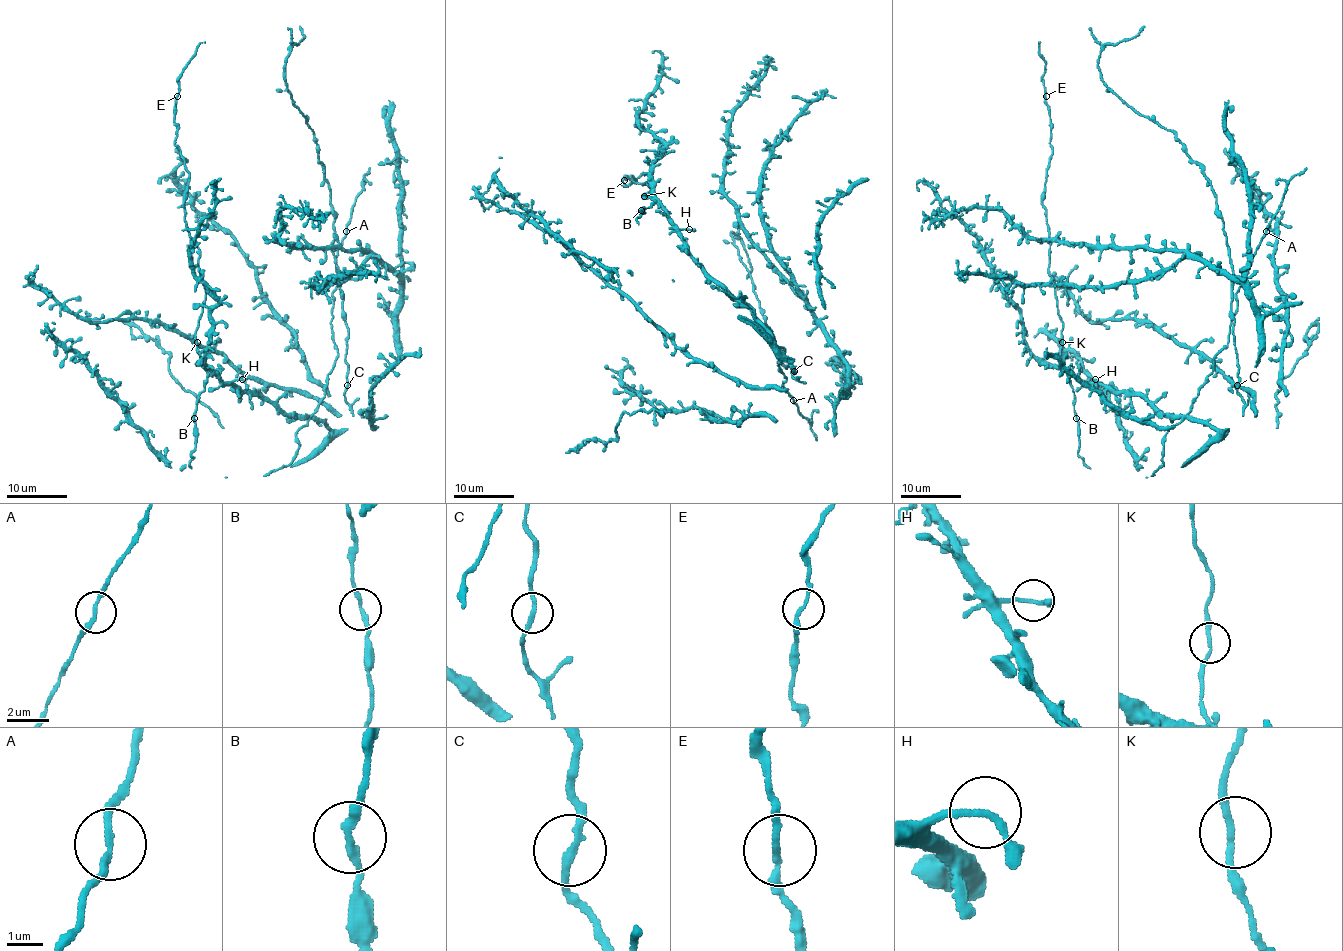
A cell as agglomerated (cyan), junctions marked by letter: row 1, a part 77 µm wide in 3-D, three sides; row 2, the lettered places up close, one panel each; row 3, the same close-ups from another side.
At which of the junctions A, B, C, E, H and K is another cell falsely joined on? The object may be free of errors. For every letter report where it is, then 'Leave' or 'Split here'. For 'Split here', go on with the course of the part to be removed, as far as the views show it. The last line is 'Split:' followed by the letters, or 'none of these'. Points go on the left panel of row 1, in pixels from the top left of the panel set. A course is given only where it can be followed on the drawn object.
A: Place: (346, 231). Leave
B: Place: (194, 418). Leave
C: Place: (347, 385). Leave
E: Place: (177, 96). Leave
H: Place: (242, 379). Leave
K: Place: (197, 342). Leave
Split: none of these

